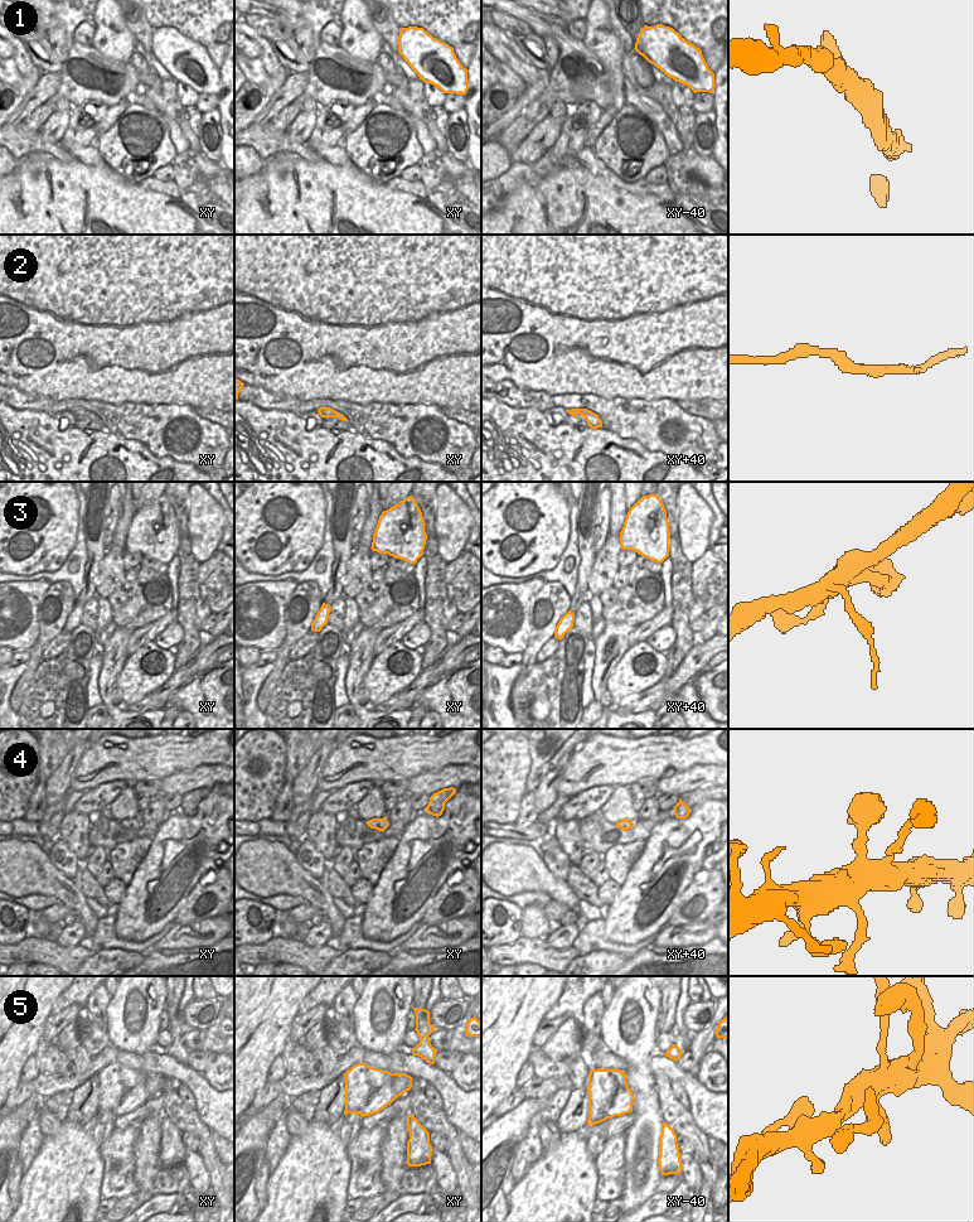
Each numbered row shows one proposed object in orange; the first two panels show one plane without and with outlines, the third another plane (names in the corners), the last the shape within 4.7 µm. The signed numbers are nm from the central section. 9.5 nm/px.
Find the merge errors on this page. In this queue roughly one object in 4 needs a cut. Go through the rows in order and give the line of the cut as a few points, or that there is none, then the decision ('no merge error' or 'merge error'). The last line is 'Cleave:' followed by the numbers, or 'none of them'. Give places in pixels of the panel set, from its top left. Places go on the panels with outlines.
1: cut none; no merge error
2: cut none; no merge error
3: cut xy+40 (561, 618), (572, 626); merge error
4: cut none; no merge error
5: cut none; no merge error
Cleave: 3

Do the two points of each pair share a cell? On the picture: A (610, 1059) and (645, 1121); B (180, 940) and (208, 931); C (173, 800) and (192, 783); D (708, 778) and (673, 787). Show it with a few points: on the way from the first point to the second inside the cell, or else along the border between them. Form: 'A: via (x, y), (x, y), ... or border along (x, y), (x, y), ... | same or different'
A: border along (604, 1048), (625, 1062), (625, 1071) | different
B: via (187, 932), (200, 932) | same
C: border along (160, 793), (179, 793), (183, 796) | different
D: via (699, 777), (682, 782) | same

